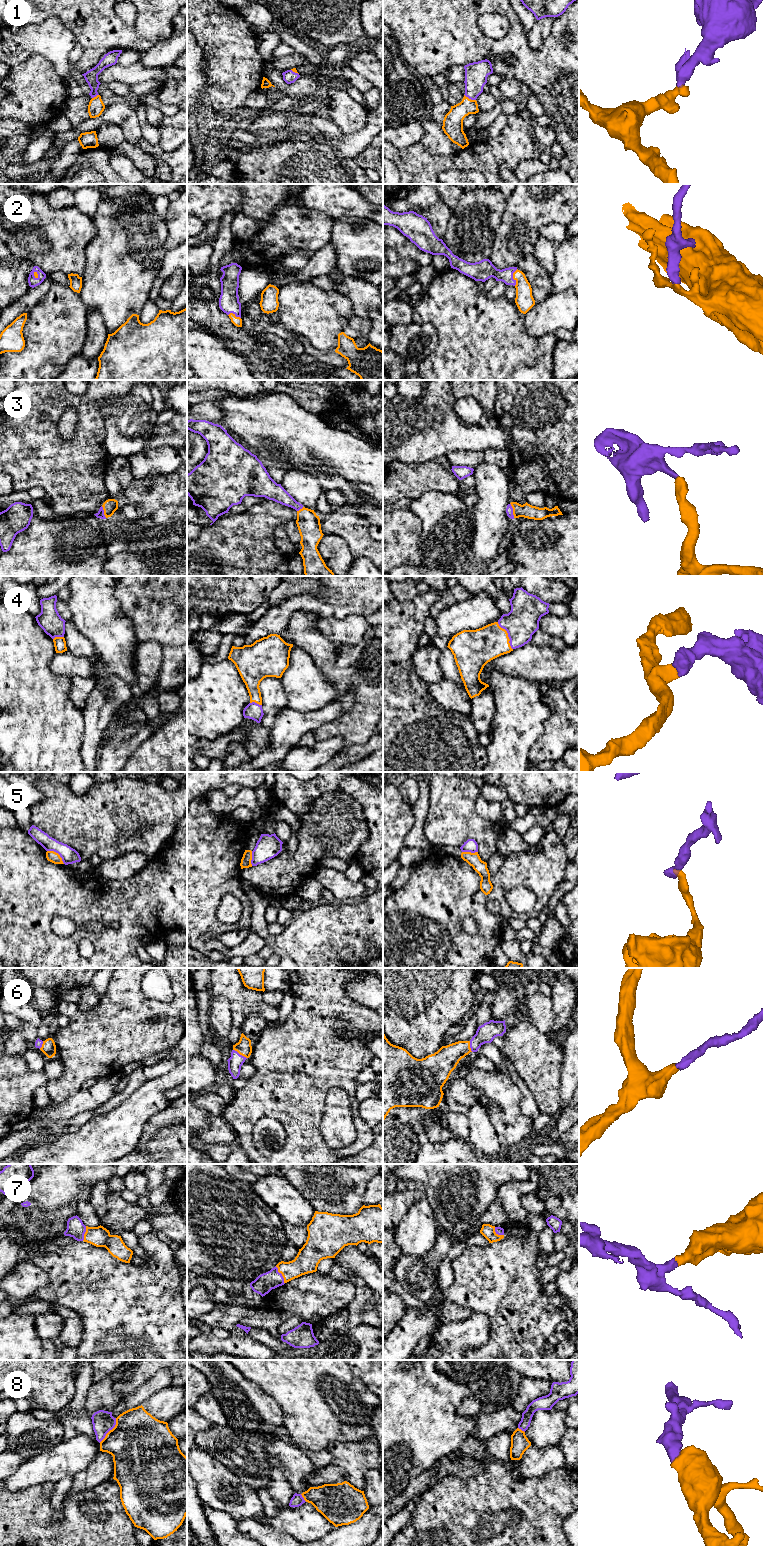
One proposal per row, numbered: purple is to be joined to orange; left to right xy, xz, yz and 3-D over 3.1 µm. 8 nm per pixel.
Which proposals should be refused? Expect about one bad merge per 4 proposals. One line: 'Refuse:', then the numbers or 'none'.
Refuse: 5

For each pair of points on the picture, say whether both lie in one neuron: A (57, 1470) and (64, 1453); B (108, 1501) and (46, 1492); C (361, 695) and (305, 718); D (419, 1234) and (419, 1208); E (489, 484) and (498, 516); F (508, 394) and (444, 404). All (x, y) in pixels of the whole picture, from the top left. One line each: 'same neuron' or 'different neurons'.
A: same neuron
B: same neuron
C: different neurons
D: same neuron
E: same neuron
F: different neurons

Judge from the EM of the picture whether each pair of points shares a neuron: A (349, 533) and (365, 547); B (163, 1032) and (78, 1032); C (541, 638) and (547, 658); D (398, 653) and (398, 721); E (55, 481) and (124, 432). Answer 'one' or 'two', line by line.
A: one
B: one
C: two
D: one
E: two

